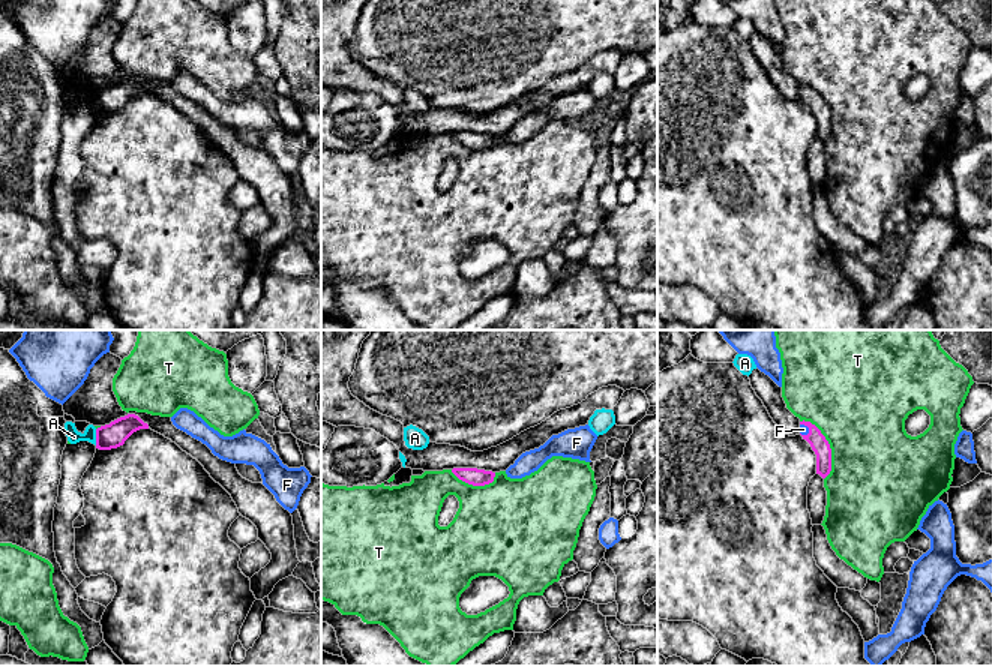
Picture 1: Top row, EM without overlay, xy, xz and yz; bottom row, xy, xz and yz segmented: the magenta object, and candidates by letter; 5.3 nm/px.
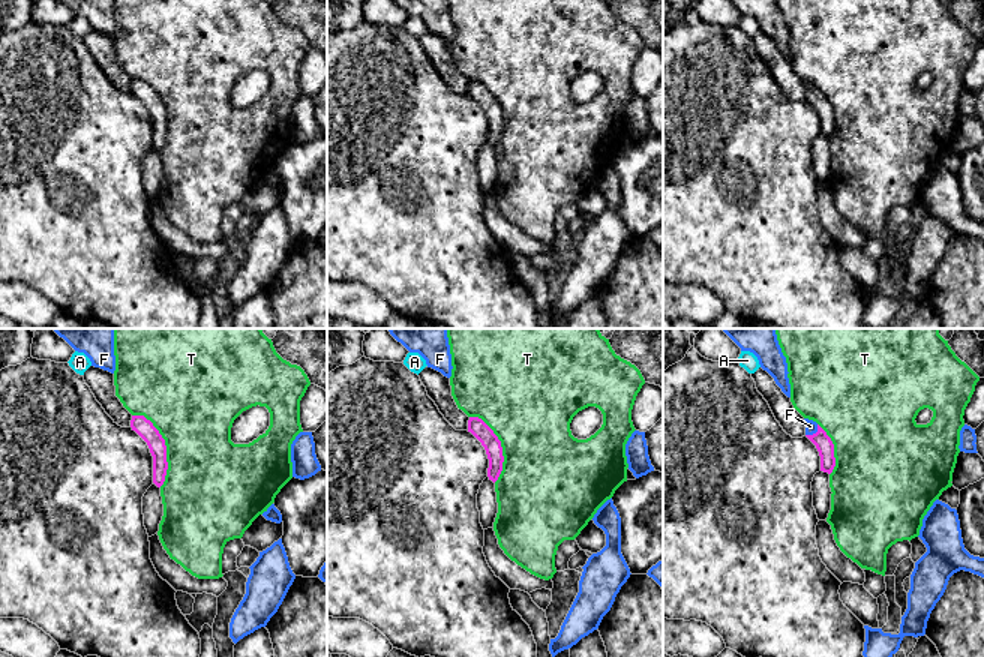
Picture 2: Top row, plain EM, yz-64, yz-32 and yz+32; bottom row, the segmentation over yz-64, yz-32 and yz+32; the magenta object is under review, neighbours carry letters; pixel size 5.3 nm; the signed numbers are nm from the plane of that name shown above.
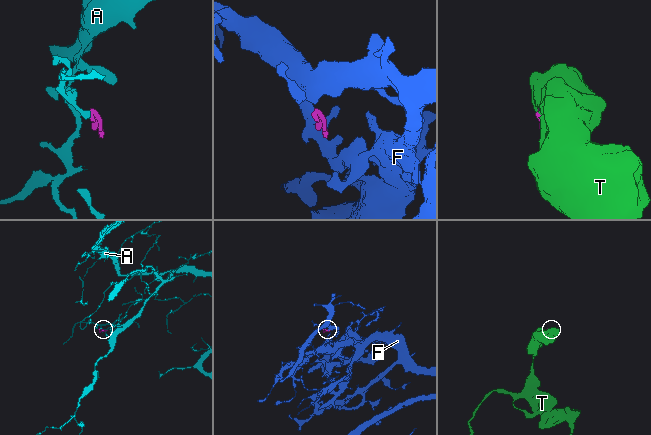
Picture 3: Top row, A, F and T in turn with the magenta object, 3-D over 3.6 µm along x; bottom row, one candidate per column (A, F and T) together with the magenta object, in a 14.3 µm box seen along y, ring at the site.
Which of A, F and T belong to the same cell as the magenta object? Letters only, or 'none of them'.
F

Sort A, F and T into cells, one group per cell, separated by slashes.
A / F / T

